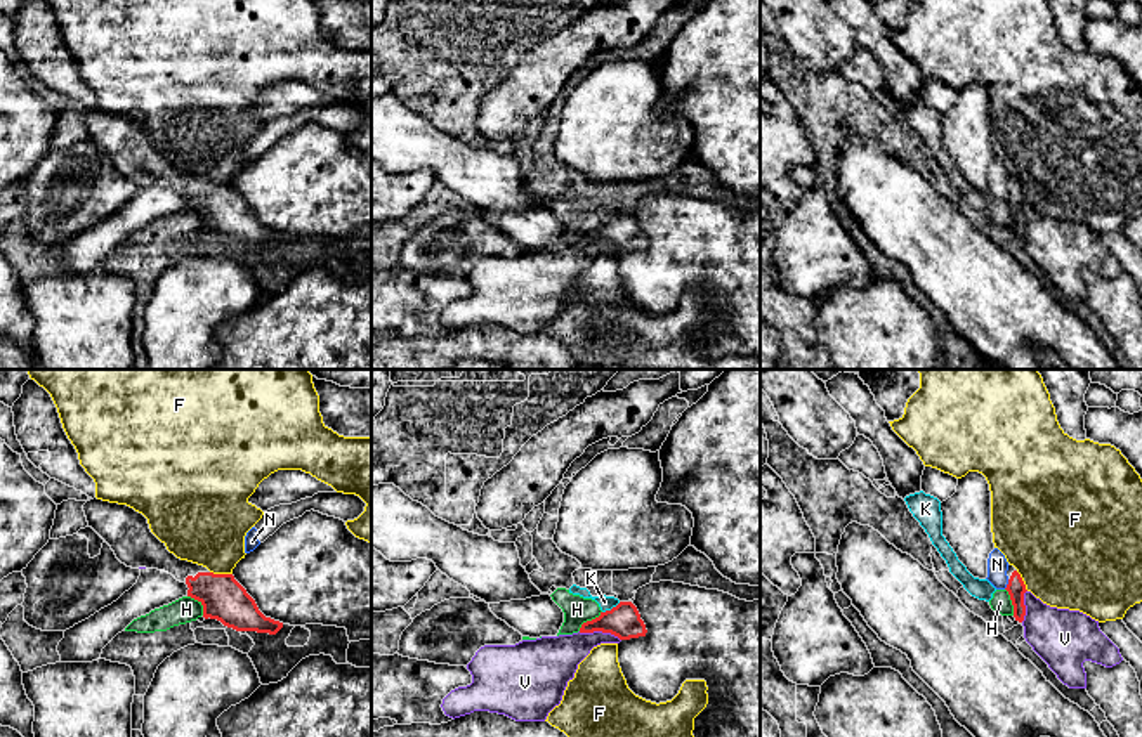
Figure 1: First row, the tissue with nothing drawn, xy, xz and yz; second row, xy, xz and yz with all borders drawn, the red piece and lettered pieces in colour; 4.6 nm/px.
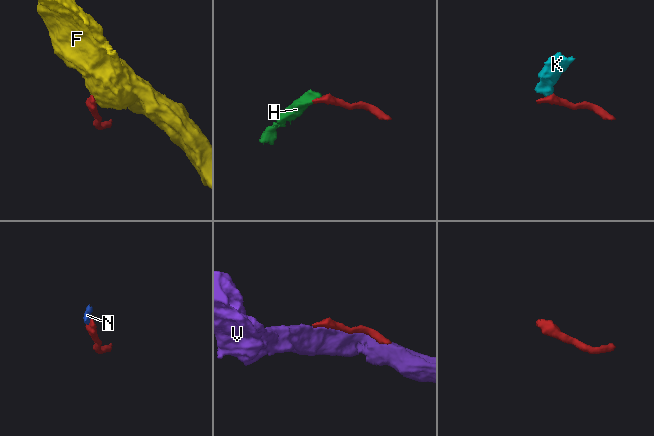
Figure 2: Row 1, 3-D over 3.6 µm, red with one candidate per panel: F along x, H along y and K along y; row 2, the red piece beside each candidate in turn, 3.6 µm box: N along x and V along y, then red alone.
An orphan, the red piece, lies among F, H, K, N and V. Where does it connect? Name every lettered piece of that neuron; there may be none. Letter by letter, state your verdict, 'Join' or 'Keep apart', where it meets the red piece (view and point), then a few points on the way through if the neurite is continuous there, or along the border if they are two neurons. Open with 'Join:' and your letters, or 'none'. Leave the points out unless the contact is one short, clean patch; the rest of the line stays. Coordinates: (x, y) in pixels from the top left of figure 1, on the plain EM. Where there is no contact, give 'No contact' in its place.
Join: none
F: Keep apart. Touches red at xy (221, 186). Boundary: xy (210, 182), (231, 186)
H: Keep apart. Touches red at xz (589, 233). Boundary: xz (601, 222), (578, 241)
K: Keep apart. Touches red at xz (613, 219). Boundary: xz (620, 214), (603, 224)
N: Keep apart. Touches red at yz (1007, 196). Boundary: yz (1009, 191), (1004, 200)
V: Keep apart. Touches red at xz (599, 241)

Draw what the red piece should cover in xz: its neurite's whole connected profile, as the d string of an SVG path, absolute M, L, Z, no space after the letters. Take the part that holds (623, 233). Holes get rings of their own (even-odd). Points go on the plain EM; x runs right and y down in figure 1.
M620 213L611 222L581 236L580 245L611 245L620 251L646 248L647 241L637 218L632 213Z

